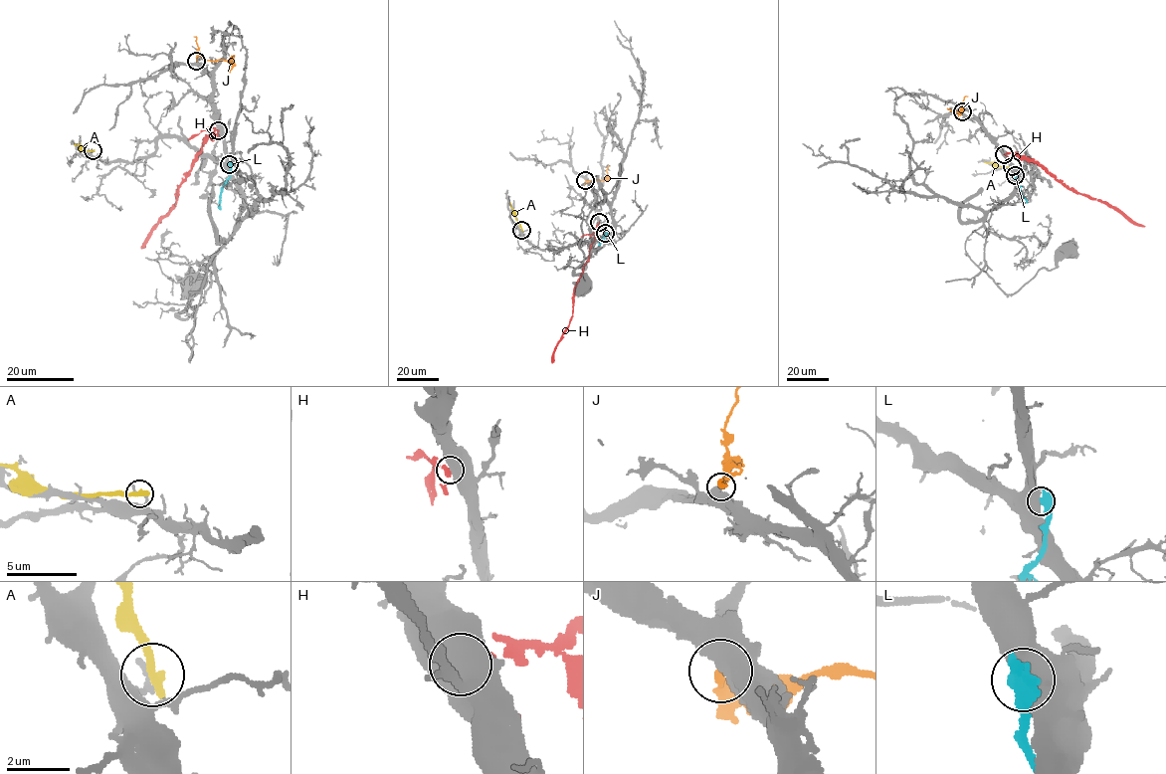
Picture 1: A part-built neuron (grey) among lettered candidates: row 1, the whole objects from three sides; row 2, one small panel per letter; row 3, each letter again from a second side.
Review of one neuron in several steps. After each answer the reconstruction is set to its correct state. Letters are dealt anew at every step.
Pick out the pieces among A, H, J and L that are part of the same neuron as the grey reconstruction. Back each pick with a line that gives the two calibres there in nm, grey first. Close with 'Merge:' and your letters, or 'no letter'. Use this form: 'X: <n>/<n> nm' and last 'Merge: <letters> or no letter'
Merge: no letter

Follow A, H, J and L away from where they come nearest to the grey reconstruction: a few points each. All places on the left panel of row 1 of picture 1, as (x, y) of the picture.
A: (93, 150), (84, 151), (78, 143), (74, 143)
H: (218, 130), (214, 128), (203, 142), (201, 150), (177, 186), (177, 202), (150, 229), (141, 248)
J: (196, 62), (199, 56), (210, 61), (231, 62), (233, 57)
L: (229, 164), (231, 173), (222, 186), (219, 209)

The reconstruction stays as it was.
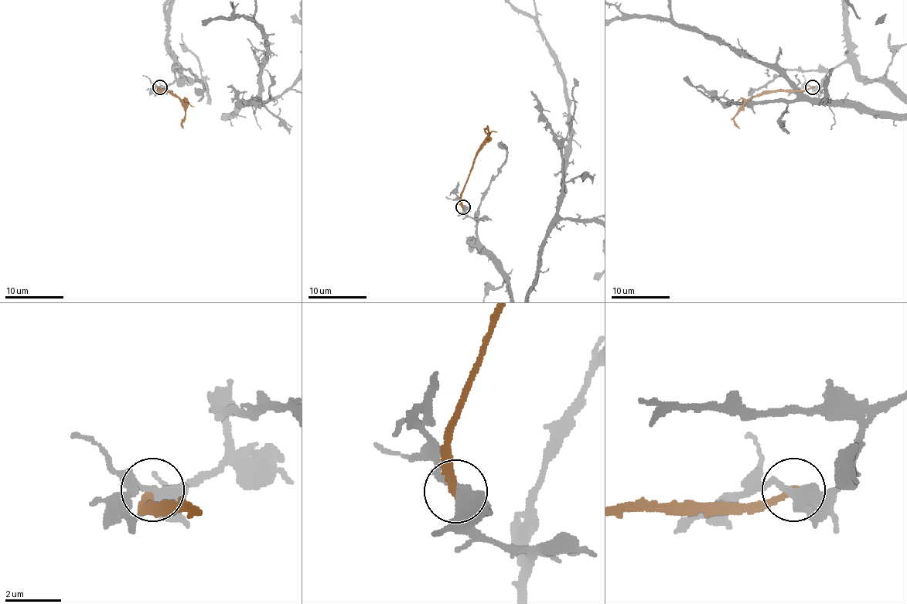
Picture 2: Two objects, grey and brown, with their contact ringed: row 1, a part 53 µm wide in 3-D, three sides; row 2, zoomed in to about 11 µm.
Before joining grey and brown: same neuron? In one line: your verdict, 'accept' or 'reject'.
reject

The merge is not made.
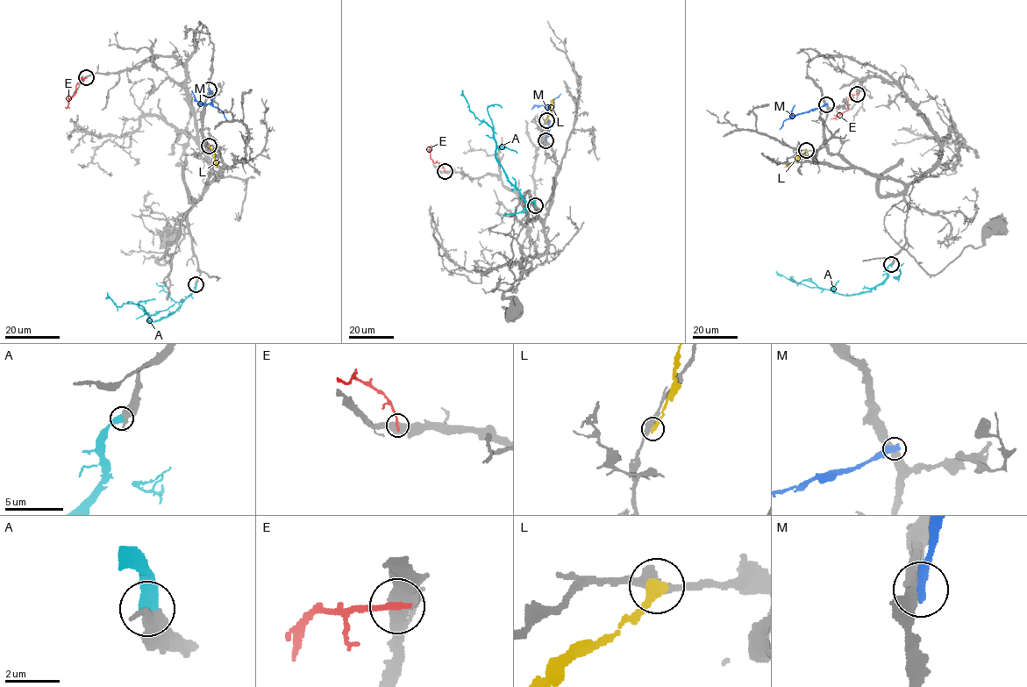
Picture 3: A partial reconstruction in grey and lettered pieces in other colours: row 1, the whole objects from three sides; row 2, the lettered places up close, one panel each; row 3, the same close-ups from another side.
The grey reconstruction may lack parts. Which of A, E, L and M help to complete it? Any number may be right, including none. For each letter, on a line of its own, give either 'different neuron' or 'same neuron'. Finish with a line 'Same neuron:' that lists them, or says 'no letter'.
A: same neuron
E: different neuron
L: different neuron
M: different neuron
Same neuron: A

